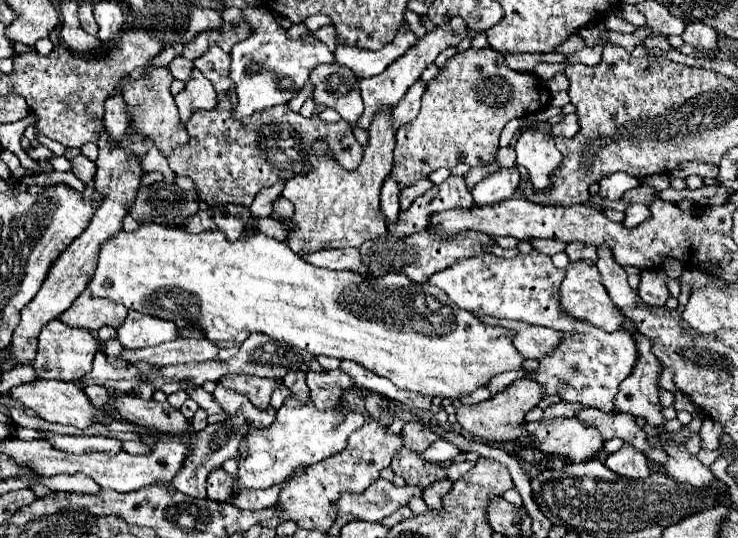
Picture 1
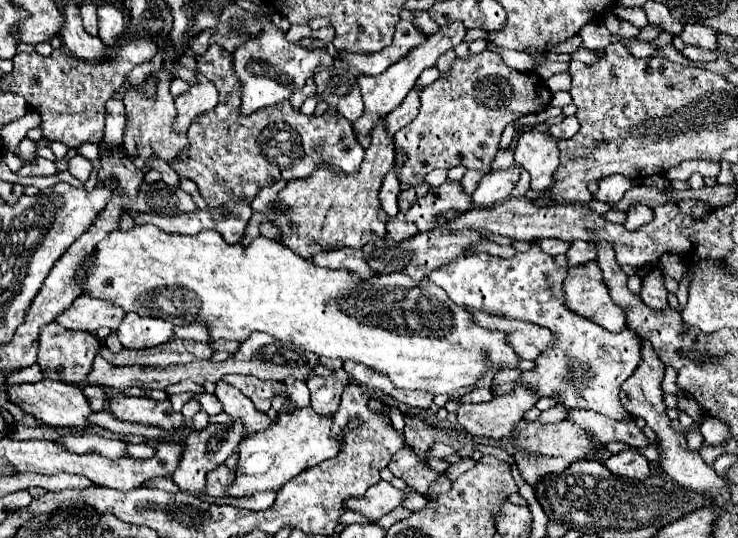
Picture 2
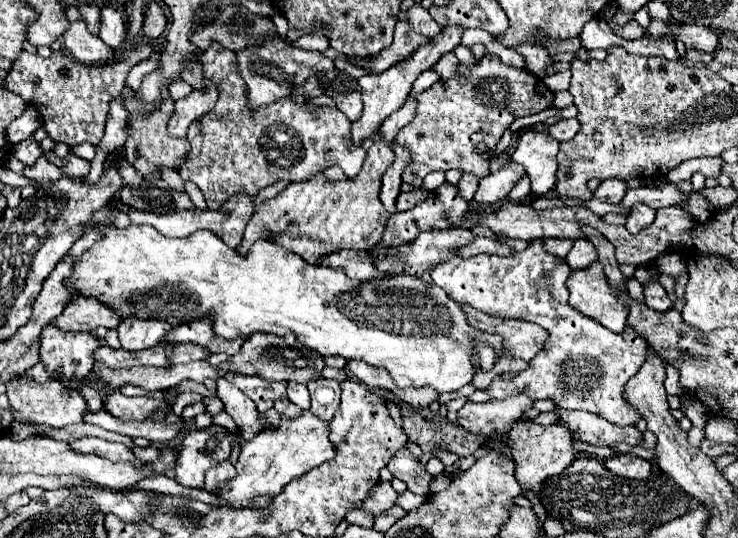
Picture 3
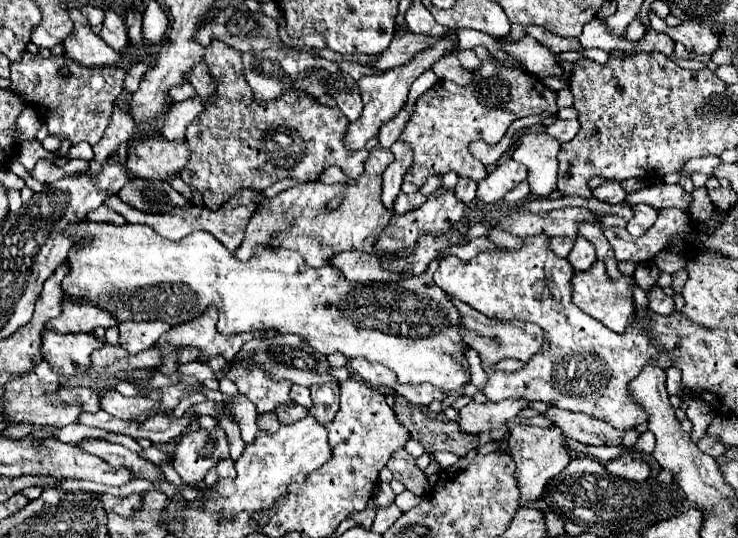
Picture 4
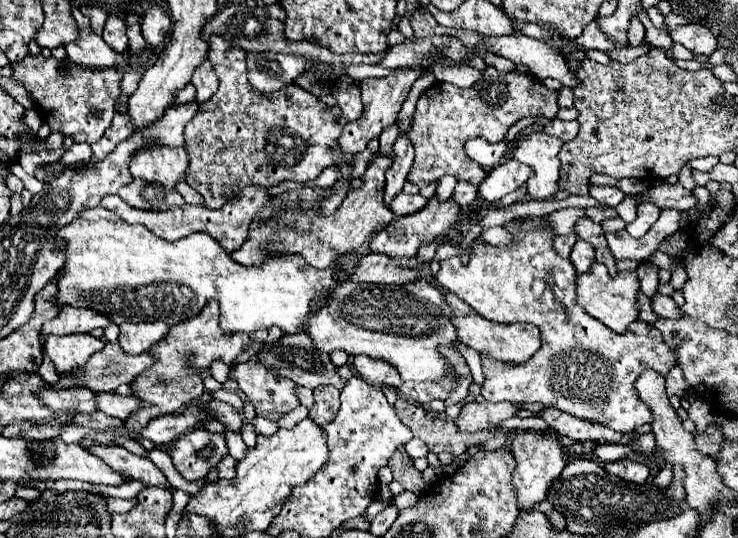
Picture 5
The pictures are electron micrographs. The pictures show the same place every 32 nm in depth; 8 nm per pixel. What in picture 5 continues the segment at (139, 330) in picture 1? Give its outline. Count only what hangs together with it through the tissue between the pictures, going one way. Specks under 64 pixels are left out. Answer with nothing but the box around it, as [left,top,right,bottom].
[118,322,170,354]

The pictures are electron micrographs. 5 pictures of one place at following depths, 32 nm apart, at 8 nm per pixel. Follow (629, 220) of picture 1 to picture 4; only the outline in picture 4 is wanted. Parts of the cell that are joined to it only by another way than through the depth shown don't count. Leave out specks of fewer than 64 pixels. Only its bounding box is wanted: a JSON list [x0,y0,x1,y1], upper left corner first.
[626,204,658,236]

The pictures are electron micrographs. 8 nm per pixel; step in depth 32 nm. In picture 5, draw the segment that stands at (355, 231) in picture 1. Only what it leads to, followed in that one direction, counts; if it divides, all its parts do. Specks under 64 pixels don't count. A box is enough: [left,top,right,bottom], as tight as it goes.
[230,152,394,268]

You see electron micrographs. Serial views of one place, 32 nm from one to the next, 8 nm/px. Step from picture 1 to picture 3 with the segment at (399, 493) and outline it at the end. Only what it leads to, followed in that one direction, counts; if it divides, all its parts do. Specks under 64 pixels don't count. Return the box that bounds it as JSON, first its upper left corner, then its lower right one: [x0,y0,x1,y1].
[364,482,398,516]

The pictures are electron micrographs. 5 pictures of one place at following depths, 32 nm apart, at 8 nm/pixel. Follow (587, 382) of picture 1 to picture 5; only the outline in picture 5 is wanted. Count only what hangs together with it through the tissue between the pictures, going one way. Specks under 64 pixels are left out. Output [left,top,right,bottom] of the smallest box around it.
[436,218,676,432]

